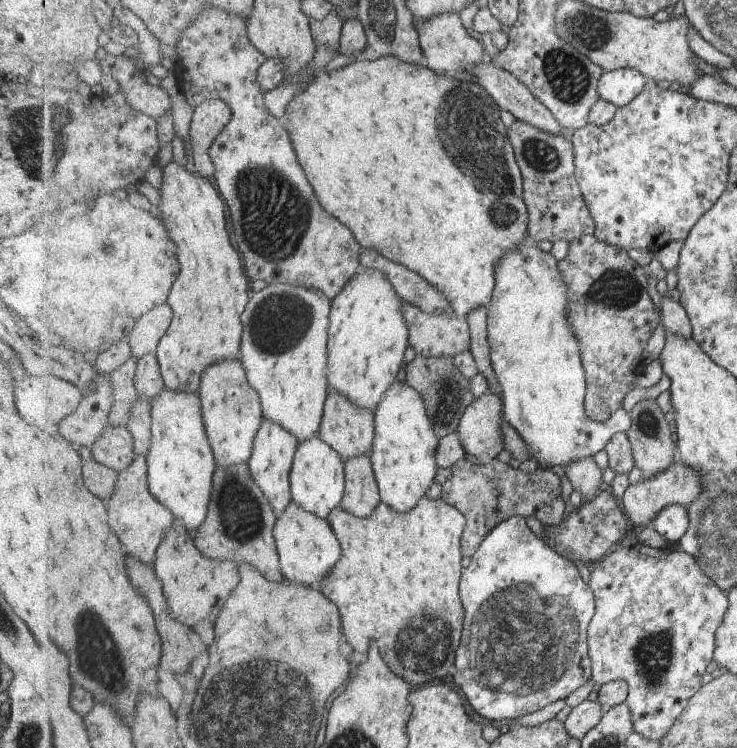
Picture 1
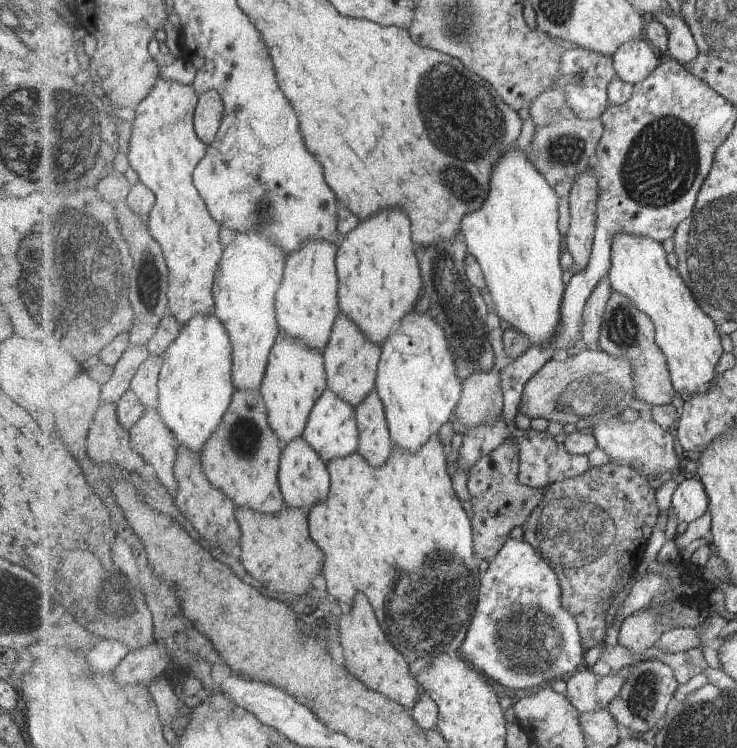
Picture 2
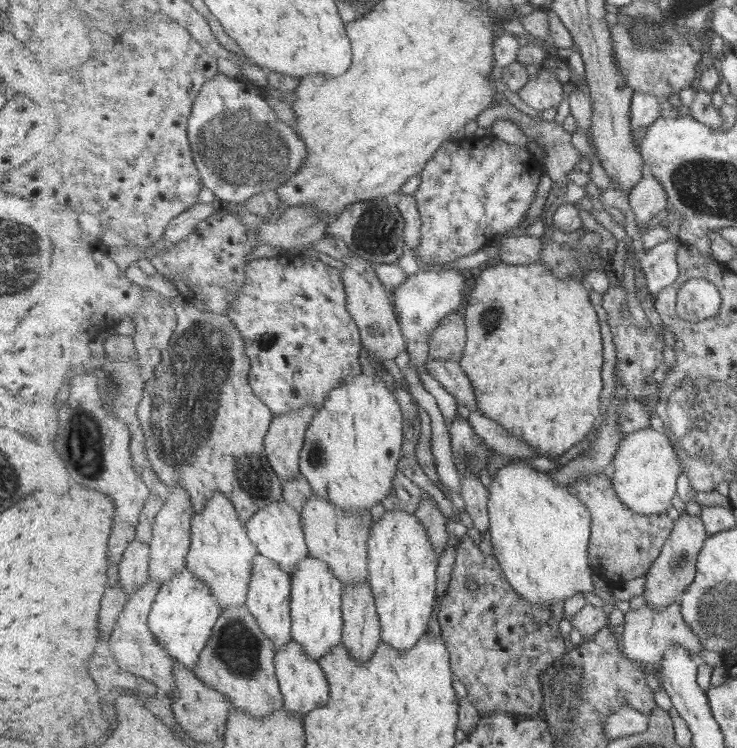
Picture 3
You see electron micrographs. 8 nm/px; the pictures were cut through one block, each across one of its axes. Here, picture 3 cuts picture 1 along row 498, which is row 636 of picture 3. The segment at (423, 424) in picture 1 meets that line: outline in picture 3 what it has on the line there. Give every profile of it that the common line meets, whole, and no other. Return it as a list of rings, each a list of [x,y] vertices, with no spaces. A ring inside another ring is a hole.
[[[385,511],[371,529],[368,542],[369,581],[380,614],[382,641],[407,651],[420,643],[429,628],[429,616],[437,594],[438,552],[429,540],[426,526],[421,524],[415,513]]]

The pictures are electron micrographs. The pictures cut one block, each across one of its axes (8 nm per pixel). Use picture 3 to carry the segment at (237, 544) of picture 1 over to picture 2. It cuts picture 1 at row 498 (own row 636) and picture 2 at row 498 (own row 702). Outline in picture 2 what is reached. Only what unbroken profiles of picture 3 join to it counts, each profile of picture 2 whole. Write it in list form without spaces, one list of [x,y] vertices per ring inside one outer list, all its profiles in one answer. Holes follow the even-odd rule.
[[[236,387],[221,428],[205,443],[201,456],[207,476],[223,488],[239,506],[249,506],[264,513],[280,513],[285,506],[278,471],[283,450],[280,437],[269,422],[268,408],[260,389]]]

